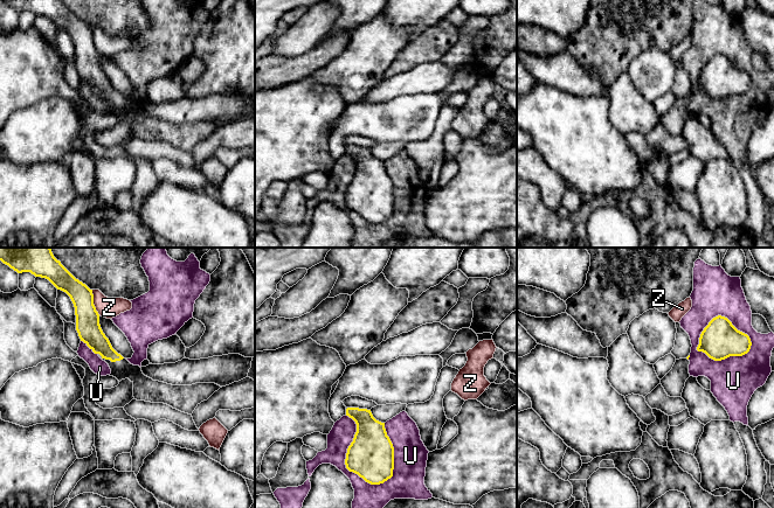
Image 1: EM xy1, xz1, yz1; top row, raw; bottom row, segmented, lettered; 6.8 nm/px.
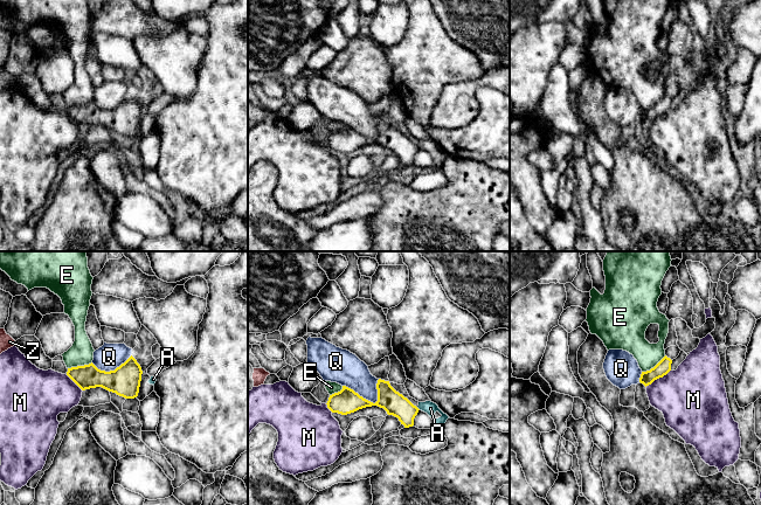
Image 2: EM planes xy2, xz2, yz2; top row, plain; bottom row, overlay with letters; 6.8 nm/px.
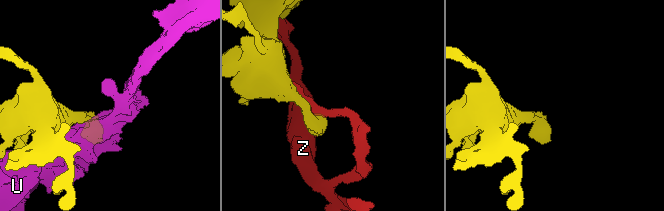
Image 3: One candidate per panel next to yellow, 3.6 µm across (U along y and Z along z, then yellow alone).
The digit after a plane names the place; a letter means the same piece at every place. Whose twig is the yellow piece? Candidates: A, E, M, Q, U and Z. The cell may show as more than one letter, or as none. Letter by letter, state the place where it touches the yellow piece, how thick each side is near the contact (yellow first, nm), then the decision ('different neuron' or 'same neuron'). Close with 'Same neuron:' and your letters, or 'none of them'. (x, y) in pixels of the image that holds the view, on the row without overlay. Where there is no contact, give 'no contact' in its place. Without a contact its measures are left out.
A: contact xz2 (417, 146); calibres 160 and 90 nm; different neuron
E: contact xy2 (80, 104); calibres 170 and 170 nm; different neuron
M: contact yz2 (657, 116); calibres 100 and 400 nm; different neuron
Q: contact xz2 (359, 133); calibres 170 and 240 nm; different neuron
U: contact xz1 (346, 196); calibres 320 and 160 nm; different neuron
Z: contact xy1 (92, 41); calibres 160 and 140 nm; different neuron
Same neuron: none of them

